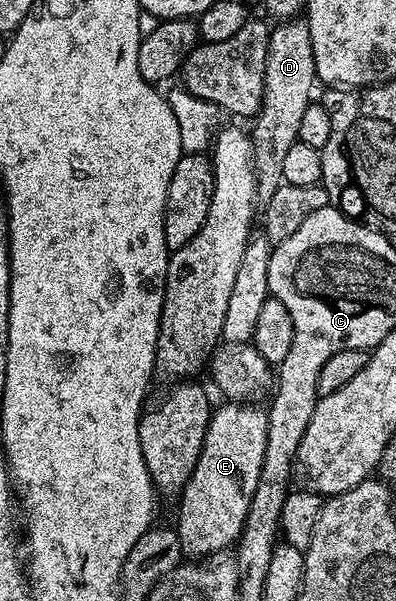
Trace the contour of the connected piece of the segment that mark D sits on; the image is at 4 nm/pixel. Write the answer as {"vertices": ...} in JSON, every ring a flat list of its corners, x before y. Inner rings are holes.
{"vertices":[[285,20,269,31,269,47,265,61,265,91,261,109,252,123,253,173,257,176,257,202,264,204,275,196,275,188,283,185,283,159,297,141,303,112,307,112,313,94,313,82,318,81,315,52,311,44,309,23,305,20]]}

